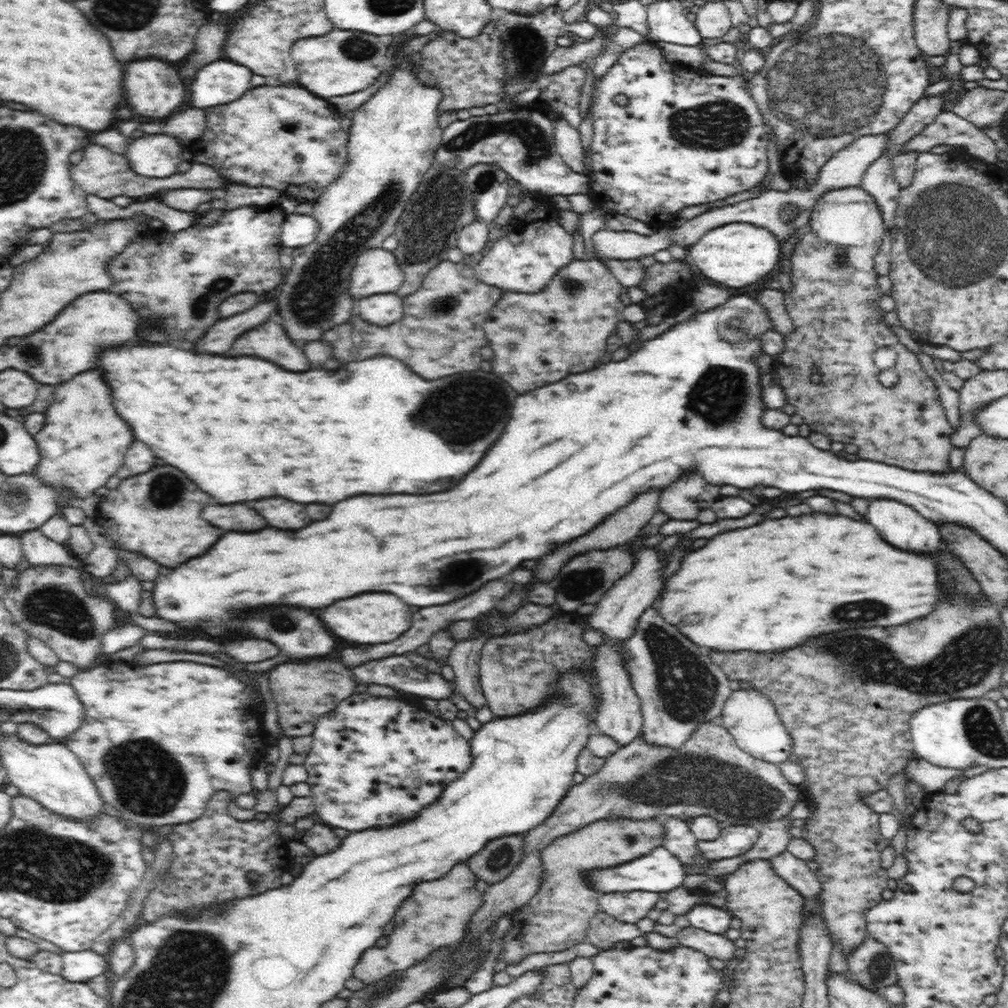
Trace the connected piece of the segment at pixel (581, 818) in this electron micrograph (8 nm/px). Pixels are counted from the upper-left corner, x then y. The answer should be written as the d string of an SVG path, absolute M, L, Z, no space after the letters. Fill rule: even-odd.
M719 721L700 724L694 734L678 749L654 745L654 742L646 742L645 738L640 736L629 745L620 746L618 752L607 757L604 766L596 774L585 776L584 782L570 786L569 793L558 804L554 813L550 814L550 817L546 818L541 825L522 836L522 862L514 867L502 882L490 885L483 892L482 906L470 920L472 933L477 935L480 931L495 927L500 916L514 912L518 906L526 903L526 898L534 894L534 886L538 886L538 866L542 864L539 852L555 838L580 830L591 822L622 817L652 819L664 816L675 816L684 821L684 818L698 818L706 814L715 818L722 829L730 825L757 827L762 823L772 822L788 815L798 800L797 785L788 782L781 775L778 765L754 758L742 750Z

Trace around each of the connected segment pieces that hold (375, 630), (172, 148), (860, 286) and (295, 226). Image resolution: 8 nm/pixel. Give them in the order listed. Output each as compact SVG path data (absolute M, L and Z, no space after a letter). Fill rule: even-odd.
M360 594L354 598L346 598L342 602L336 602L326 610L316 610L316 612L336 636L348 642L358 642L358 644L390 642L400 634L404 634L412 622L410 606L406 606L400 598L394 598L392 594Z
M169 134L138 136L129 146L129 166L136 174L150 178L167 178L176 174L188 150L181 140Z
M861 186L830 190L814 205L811 221L810 232L804 232L804 238L800 237L792 254L794 286L784 294L786 309L795 329L783 335L784 347L774 368L778 385L784 390L788 404L796 408L812 433L826 434L834 442L858 446L860 454L857 455L862 460L883 462L912 472L952 472L953 468L948 461L953 448L953 442L950 441L952 426L946 419L938 388L920 366L916 353L900 344L896 334L884 322L884 312L876 308L880 288L876 284L878 274L872 266L883 241L885 226L875 198ZM882 346L892 346L898 352L894 370L900 380L889 389L879 382L878 374L881 370L876 368L872 360L874 352ZM814 367L822 377L820 382L814 382L810 377Z
M288 214L281 226L281 244L293 249L306 247L316 241L319 230L320 225L314 216Z

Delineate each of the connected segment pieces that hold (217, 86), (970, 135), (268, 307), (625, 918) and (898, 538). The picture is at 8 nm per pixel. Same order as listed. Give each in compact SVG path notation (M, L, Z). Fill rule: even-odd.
M229 59L210 62L200 68L192 84L188 84L188 107L208 109L238 101L251 88L253 76L251 69Z
M942 112L932 124L910 140L898 154L904 152L930 152L935 146L964 147L964 155L986 163L996 163L999 152L982 130L976 128L954 112Z
M274 299L270 302L262 302L248 312L242 312L238 316L232 316L232 318L226 318L222 322L214 324L206 332L206 336L202 340L198 340L198 346L194 346L194 350L206 350L210 354L222 354L222 352L230 350L228 346L232 346L234 340L242 332L248 332L248 330L268 322L272 316L278 316L278 307L276 307Z
M641 890L609 892L602 894L598 902L600 910L618 922L636 924L654 908L660 896L659 893Z
M887 498L870 499L865 514L870 524L894 546L910 546L910 550L938 550L941 541L938 524L902 501Z

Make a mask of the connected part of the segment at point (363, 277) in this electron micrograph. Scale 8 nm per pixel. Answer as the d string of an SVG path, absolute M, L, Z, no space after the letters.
M382 247L362 252L350 265L347 292L354 302L373 294L394 293L405 279L393 251Z

